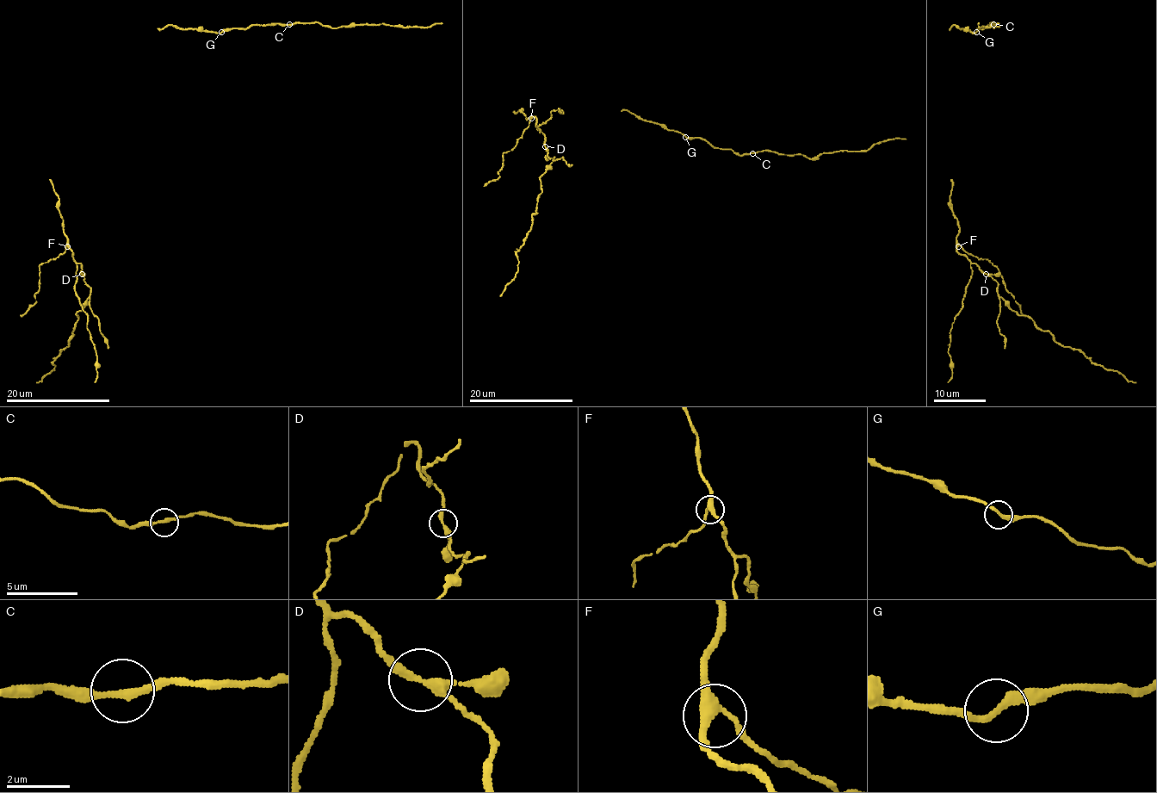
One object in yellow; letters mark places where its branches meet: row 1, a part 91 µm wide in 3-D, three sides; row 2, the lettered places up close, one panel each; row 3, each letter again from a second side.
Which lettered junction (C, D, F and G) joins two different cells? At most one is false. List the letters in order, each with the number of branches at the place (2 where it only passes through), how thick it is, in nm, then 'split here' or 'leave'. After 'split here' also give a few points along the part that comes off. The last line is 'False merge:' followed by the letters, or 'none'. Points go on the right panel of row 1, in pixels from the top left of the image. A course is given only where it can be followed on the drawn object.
C: branches 2; calibre 240 nm; leave
D: branches 3; calibre 240 nm; leave
F: branches 3; calibre 280 nm; leave
G: branches 2; calibre 240 nm; leave
False merge: none

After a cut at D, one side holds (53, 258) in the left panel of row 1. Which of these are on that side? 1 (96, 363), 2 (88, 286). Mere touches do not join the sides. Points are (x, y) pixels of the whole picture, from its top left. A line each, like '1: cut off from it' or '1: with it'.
1: with it
2: cut off from it

